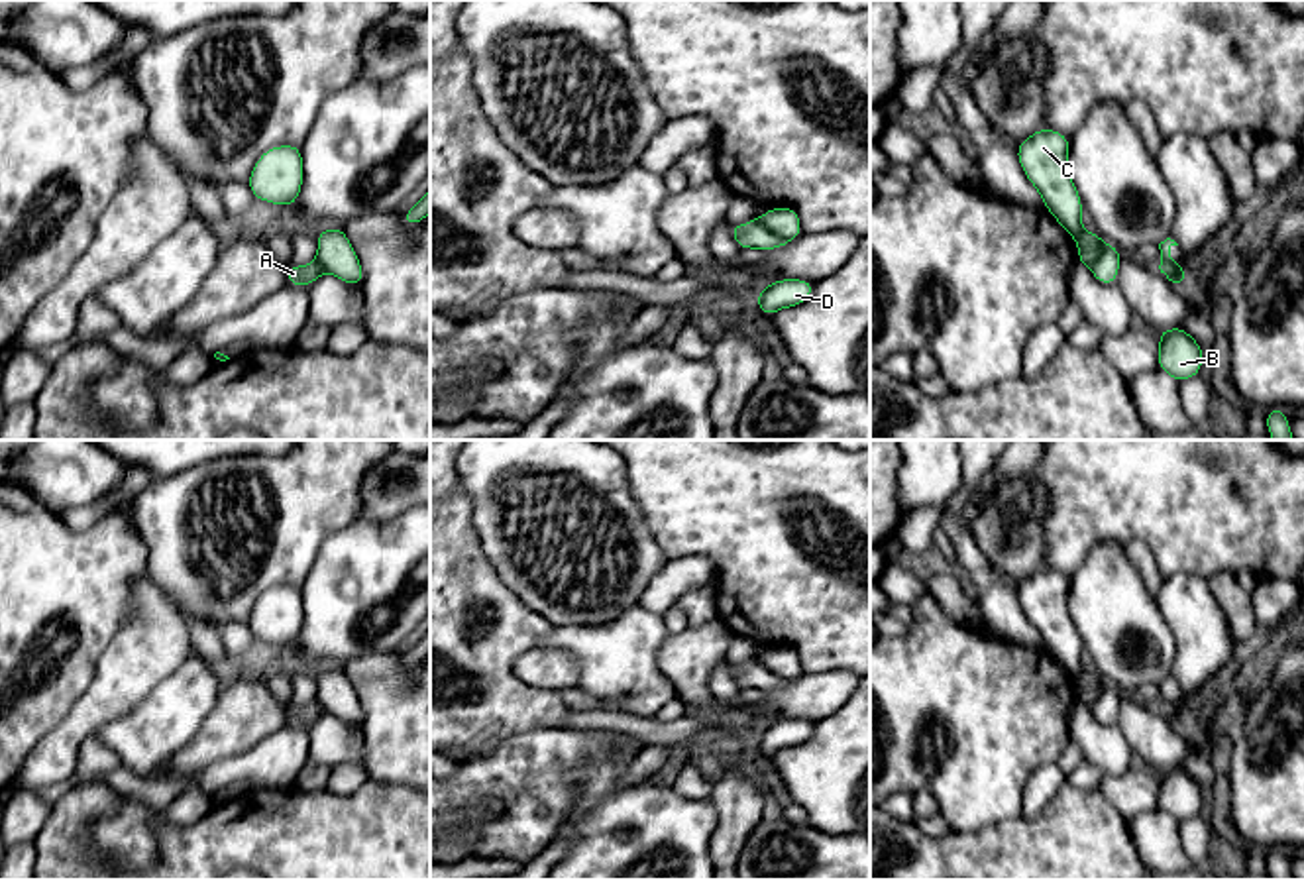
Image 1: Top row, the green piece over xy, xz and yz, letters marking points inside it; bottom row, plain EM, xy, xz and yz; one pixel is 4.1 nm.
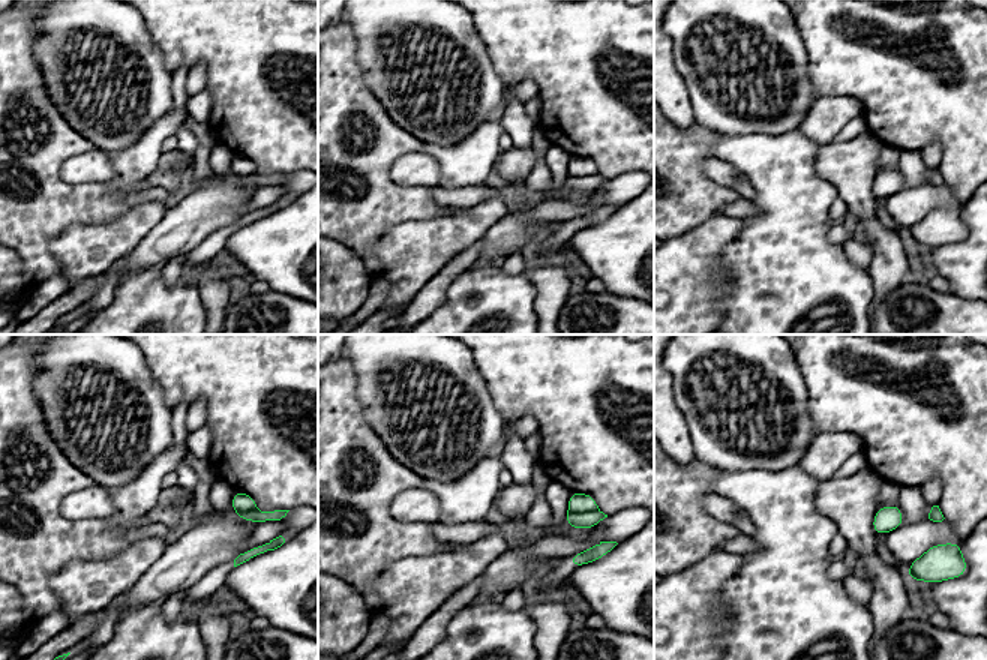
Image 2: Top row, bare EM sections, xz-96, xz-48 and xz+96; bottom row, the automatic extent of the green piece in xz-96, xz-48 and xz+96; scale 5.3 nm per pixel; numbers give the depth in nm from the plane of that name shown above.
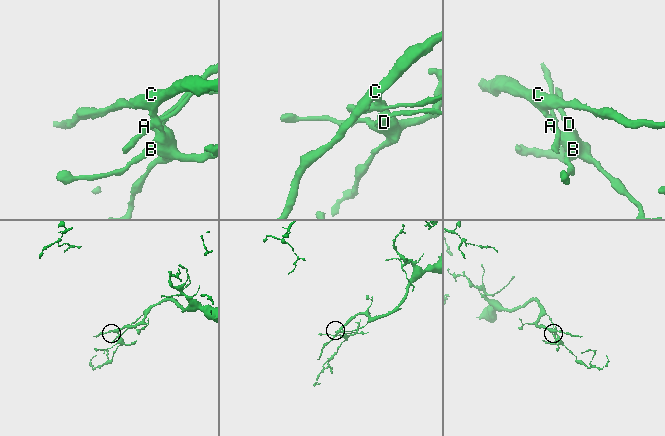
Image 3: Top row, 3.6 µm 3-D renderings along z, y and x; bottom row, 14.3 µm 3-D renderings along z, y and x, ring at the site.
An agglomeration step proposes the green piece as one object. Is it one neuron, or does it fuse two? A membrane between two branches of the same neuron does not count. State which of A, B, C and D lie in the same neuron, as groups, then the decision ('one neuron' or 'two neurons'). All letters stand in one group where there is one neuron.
A C / B D | two neurons

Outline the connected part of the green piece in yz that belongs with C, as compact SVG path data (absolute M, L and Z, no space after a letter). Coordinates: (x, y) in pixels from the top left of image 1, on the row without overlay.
M1041 568L1019 581L1015 597L1029 623L1039 631L1045 650L1074 680L1082 672L1084 644L1070 617L1068 587L1070 578L1057 570Z

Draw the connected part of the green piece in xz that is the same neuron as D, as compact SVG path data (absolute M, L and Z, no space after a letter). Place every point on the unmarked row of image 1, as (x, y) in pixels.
M778 719L768 723L754 741L760 746L762 756L772 756L774 752L789 746L799 746L811 739L815 723L809 719Z

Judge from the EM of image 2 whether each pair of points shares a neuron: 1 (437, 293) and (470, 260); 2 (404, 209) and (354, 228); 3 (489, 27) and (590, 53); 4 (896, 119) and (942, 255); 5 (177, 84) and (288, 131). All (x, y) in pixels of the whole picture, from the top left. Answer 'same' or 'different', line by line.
1: same
2: same
3: same
4: different
5: different

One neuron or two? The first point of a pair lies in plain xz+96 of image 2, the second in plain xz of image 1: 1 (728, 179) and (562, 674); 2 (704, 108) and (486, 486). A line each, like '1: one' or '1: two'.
1: one
2: one

